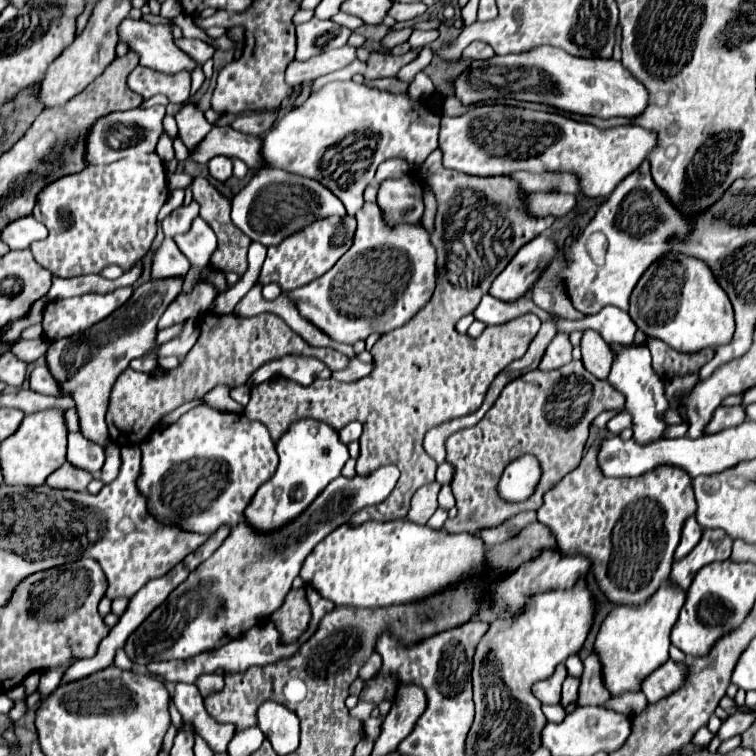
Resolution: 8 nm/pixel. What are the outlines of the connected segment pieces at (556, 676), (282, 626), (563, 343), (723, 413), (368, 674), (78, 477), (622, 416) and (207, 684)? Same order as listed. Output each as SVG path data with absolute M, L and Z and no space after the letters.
M559 664L553 672L553 676L533 684L533 694L543 702L543 704L559 704L559 696L561 696L561 684L567 678L567 668L565 664Z
M305 588L289 590L281 608L277 608L269 620L275 624L281 642L291 644L309 628L311 622L311 606L305 596Z
M557 334L553 338L553 342L549 344L541 364L539 364L539 370L543 372L549 372L549 370L557 370L565 364L571 362L571 344L569 344L569 336L567 334Z
M741 404L739 406L721 406L715 410L711 424L707 426L707 434L715 434L725 428L733 428L737 424L743 424L745 420L747 420L747 416L745 416L745 408Z
M374 652L365 663L365 666L363 666L359 670L359 678L361 678L361 680L363 679L367 680L374 677L375 675L378 674L381 664L382 664L381 657L379 656L379 654Z
M65 462L61 468L57 468L57 472L53 472L47 478L47 484L51 488L67 488L67 490L85 490L88 484L93 480L93 474L81 468L71 466L69 462Z
M619 412L615 418L611 418L609 422L607 422L607 430L611 432L611 434L621 434L625 428L631 428L631 416L629 416L629 412Z
M207 674L207 676L201 676L195 684L199 686L201 694L207 696L207 692L213 692L213 690L224 687L224 676L223 674Z

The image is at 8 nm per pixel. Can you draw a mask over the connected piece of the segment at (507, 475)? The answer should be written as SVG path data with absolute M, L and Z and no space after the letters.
M523 454L505 468L497 492L505 502L525 502L535 492L541 474L539 460L533 454Z

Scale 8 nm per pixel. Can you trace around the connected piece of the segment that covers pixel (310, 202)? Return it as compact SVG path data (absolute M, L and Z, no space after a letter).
M261 166L253 174L249 184L239 194L235 194L231 214L233 224L237 224L237 228L241 228L253 242L261 242L263 246L277 246L291 234L313 224L315 220L329 216L347 216L345 206L329 188L311 178L295 176L269 166Z

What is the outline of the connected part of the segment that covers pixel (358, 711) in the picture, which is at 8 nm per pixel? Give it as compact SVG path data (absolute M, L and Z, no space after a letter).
M359 702L353 710L349 710L349 714L353 716L353 718L357 718L357 720L361 720L361 722L365 722L369 716L371 716L371 710L373 710L375 706L373 704L367 704L367 702Z

